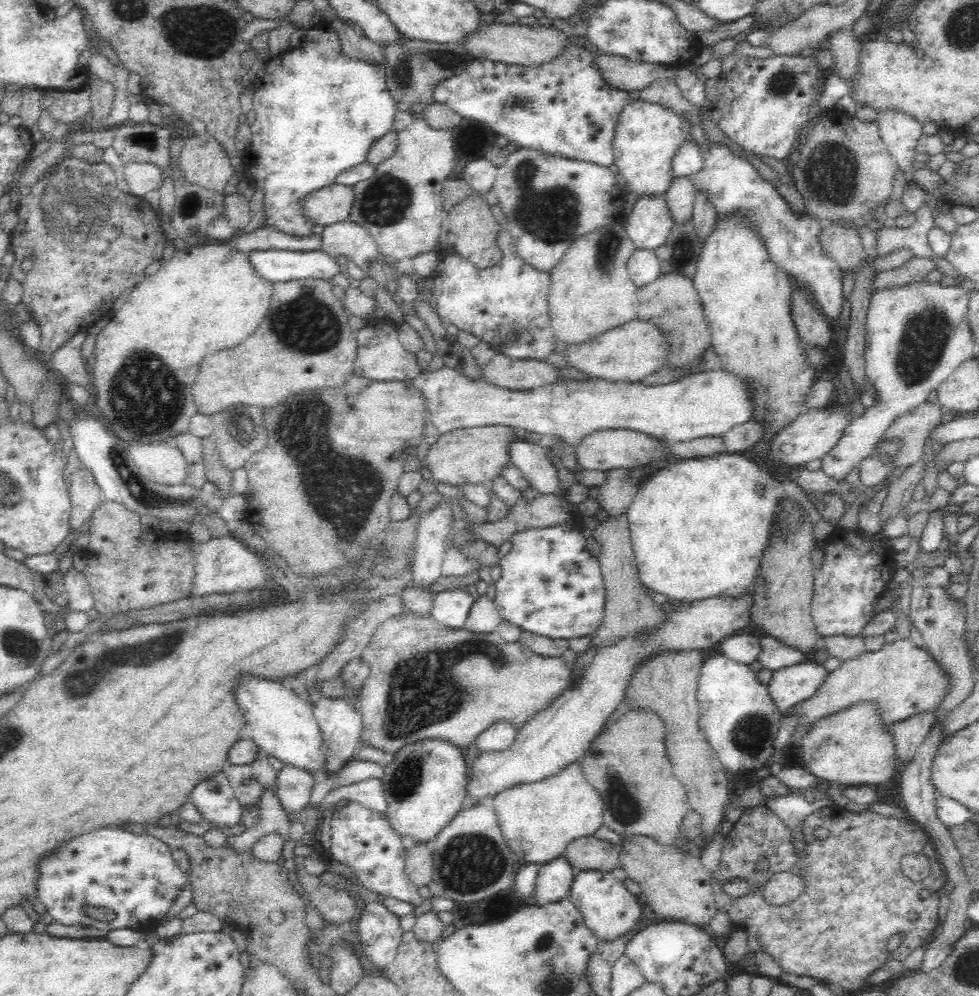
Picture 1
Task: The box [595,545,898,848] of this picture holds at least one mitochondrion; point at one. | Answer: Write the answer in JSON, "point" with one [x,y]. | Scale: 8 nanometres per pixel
{"point":[750,735]}

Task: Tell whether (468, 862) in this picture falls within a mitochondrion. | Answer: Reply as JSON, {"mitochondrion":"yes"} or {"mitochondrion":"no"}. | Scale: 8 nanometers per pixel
{"mitochondrion":"yes"}

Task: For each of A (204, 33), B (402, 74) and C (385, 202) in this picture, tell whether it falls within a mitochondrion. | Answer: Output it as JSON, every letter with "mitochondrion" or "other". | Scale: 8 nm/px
{"A":"mitochondrion","B":"mitochondrion","C":"mitochondrion"}

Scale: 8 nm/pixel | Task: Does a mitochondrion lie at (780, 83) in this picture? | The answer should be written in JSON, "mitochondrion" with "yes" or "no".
{"mitochondrion":"yes"}

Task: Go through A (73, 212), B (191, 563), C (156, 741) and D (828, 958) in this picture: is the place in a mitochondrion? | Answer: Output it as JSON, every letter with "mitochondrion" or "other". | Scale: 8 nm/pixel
{"A":"mitochondrion","B":"other","C":"other","D":"mitochondrion"}

